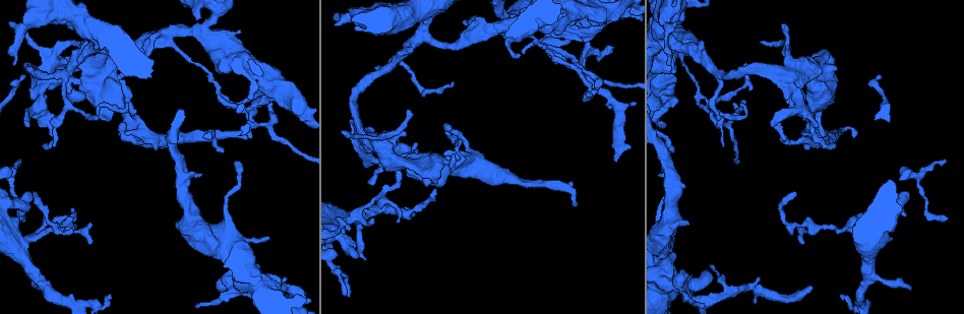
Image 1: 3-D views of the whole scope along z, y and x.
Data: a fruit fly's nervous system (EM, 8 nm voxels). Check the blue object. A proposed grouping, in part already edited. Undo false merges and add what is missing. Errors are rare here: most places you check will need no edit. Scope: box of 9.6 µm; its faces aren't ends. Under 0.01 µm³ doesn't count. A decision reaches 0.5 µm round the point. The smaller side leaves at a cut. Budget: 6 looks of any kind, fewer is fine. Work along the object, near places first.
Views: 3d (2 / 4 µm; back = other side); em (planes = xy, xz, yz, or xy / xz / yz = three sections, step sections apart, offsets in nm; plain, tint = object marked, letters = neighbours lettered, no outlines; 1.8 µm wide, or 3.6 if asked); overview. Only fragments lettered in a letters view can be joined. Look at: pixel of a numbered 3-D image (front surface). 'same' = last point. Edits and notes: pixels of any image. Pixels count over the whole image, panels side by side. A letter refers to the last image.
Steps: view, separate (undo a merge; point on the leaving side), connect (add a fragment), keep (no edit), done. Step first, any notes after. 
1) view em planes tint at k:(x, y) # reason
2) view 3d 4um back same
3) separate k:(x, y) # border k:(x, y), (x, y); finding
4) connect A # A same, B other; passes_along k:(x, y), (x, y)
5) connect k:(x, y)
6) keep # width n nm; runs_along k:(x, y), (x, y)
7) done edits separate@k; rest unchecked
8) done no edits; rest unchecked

view 3d 4um at 1:(562, 10) # sudden change in width

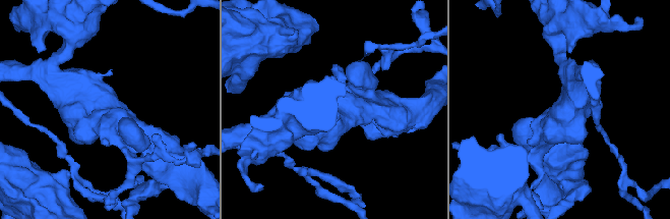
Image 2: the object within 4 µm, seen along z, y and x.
view em 3.6um planes letters at 2:(338, 112)

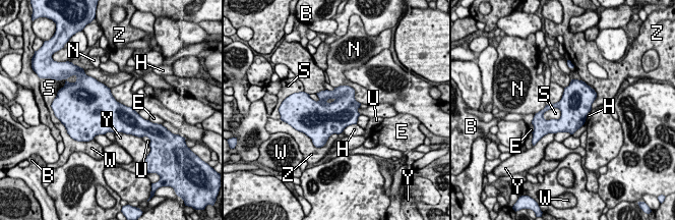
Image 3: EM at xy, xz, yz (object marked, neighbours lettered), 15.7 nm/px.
keep # B other, E other, H other, N other, S other, U other, W other, Y other, Z other; border 3:(561, 111), (558, 118), (543, 117); all the same neuron

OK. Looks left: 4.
view 3d 2um at 1:(811, 228) # branch point

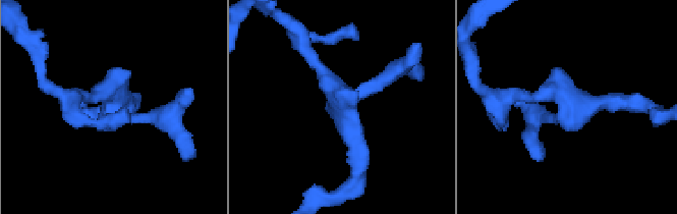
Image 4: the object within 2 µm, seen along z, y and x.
view em xz step 4 letters at 4:(568, 99) # now the EM

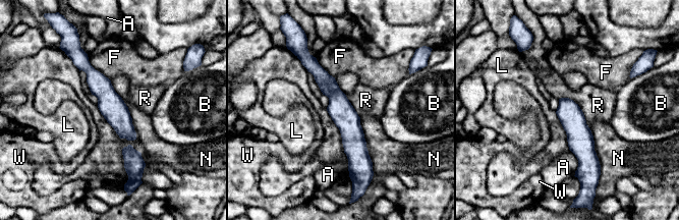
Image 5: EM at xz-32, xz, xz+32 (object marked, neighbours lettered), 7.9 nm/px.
keep # A other, B other, F other, L other, N other, R other, W other; border 5:(559, 98), (570, 98), (589, 128); one neuron here

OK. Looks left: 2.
view em planes letters at 1:(395, 151) # an open end

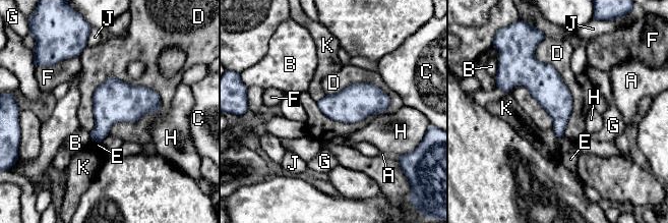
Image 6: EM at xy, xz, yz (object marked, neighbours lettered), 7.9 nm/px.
keep # longest_contact D 550 nm; A other, B other, C other, D other, E other, F other, G other, H other, J other, K other; no lettered fragment goes on from it

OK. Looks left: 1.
done no edits; rest unchecked

